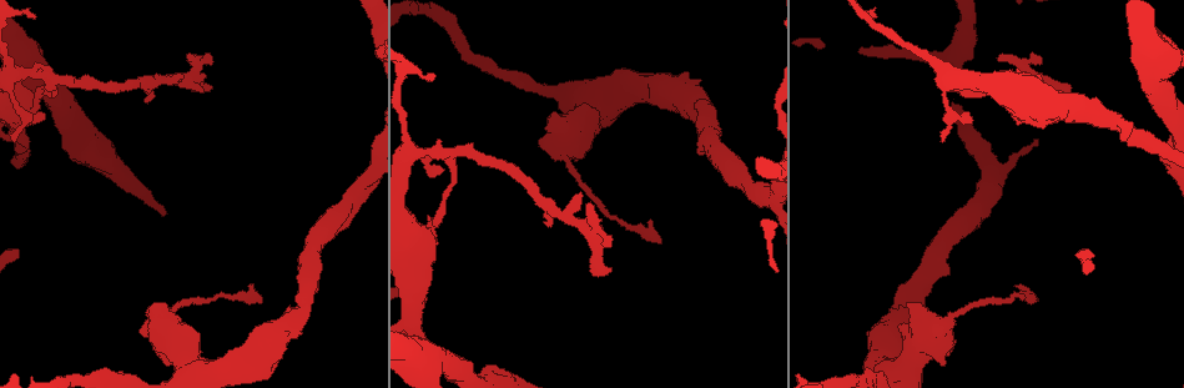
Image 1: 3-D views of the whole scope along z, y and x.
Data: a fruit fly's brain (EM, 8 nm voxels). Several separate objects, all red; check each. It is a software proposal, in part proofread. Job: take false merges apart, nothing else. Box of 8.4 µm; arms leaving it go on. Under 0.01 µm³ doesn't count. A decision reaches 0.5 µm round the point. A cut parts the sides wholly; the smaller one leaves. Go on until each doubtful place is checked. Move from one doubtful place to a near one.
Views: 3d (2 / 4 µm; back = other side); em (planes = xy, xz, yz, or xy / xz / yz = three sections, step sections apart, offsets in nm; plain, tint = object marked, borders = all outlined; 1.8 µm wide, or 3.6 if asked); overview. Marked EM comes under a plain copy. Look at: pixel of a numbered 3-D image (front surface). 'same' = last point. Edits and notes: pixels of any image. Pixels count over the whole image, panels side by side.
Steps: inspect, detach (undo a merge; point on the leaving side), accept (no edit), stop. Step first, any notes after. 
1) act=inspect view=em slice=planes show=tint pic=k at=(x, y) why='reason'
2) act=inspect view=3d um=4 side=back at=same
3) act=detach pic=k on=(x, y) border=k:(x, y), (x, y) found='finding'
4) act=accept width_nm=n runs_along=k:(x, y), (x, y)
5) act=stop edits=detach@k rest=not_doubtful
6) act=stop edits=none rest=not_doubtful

act=inspect view=3d um=4 side=back pic=1 at=(450, 189) why='closes a loop'

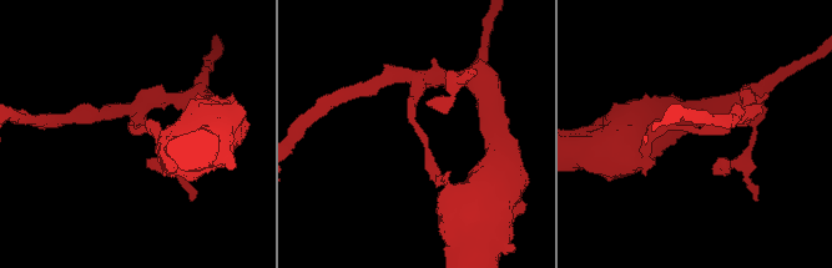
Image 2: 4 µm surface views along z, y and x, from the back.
act=inspect view=em slice=planes show=tint pic=2 at=(139, 129) why='now the EM'

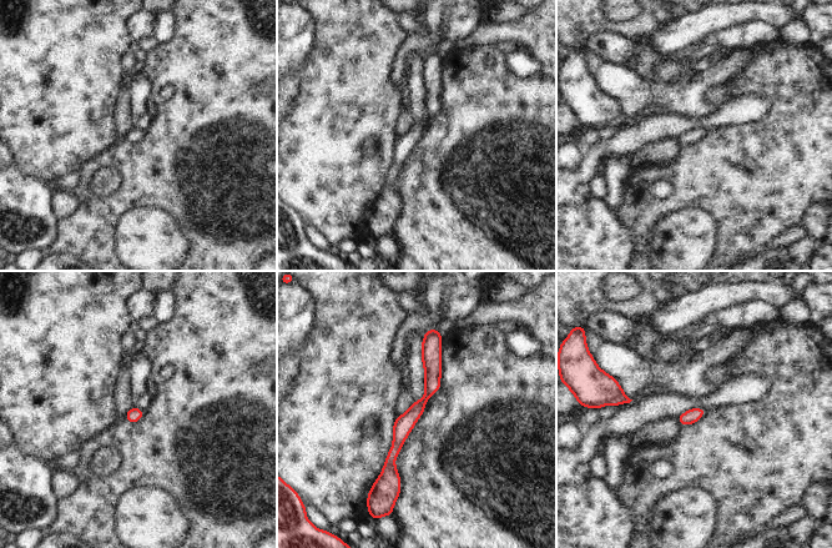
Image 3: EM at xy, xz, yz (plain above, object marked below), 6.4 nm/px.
act=accept width_nm=90 found='all the same neuron'

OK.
act=inspect view=3d um=2 side=back pic=1 at=(946, 113)

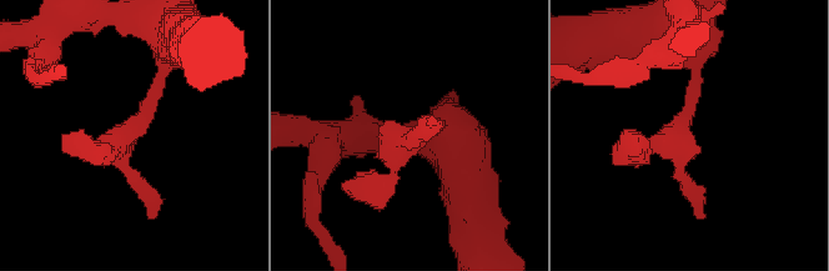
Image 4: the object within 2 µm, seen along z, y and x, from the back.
act=inspect view=em slice=yz step=8 show=tint pic=4 at=(404, 140)

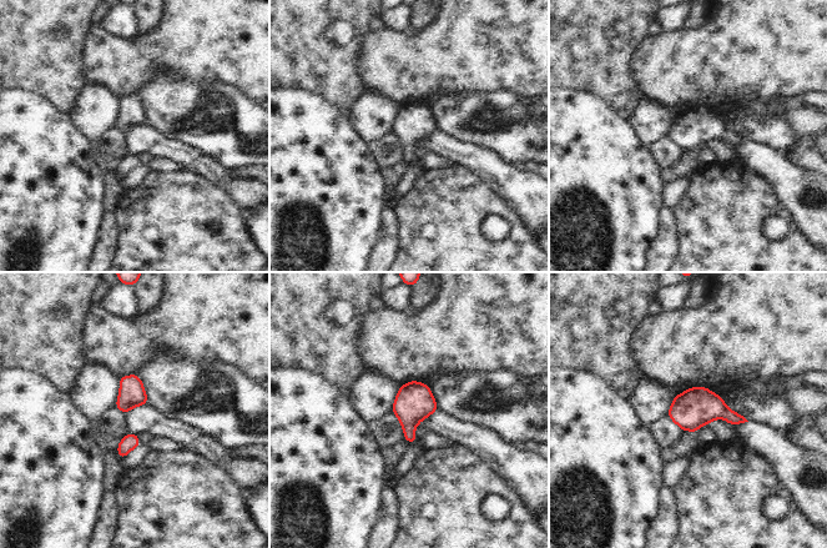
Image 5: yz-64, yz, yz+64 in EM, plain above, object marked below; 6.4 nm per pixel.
act=accept found='one neuron here'

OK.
act=inspect view=em slice=planes show=tint pic=1 at=(192, 77) why='branch point'

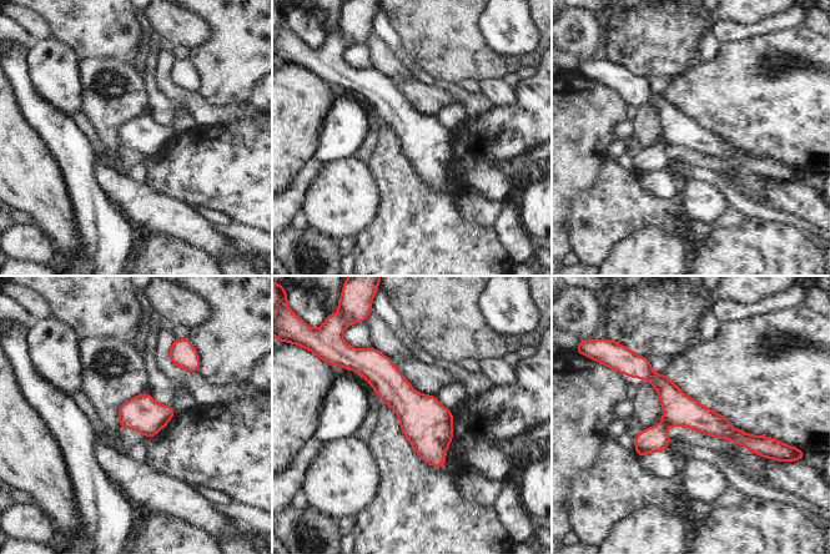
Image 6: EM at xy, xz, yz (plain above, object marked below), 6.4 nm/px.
act=accept found='continuous, no second neuron'

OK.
act=stop edits=none rest=not_doubtful

